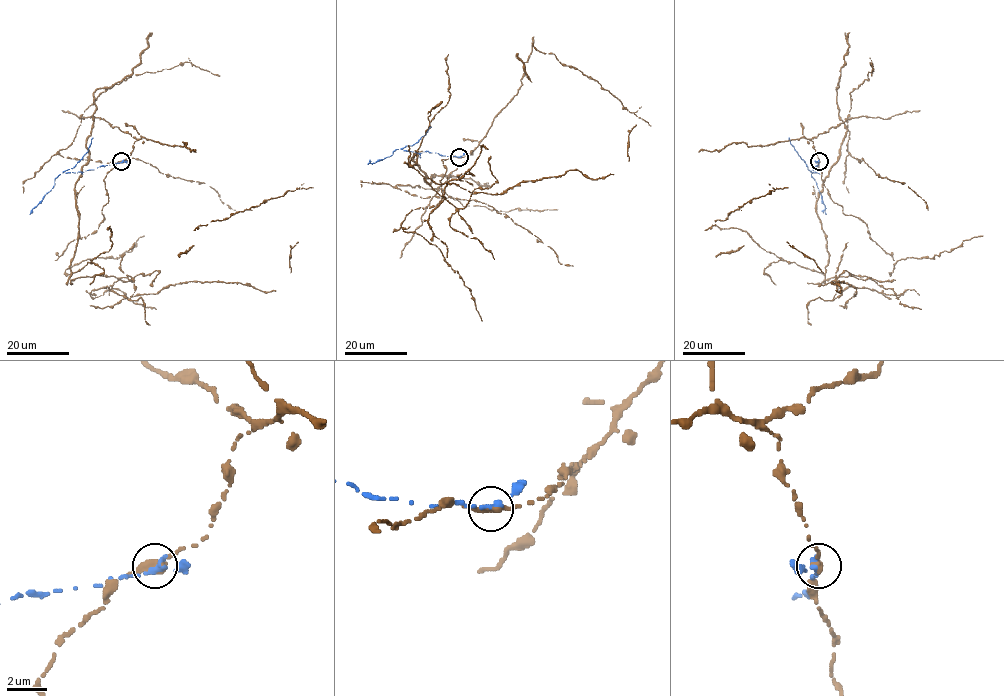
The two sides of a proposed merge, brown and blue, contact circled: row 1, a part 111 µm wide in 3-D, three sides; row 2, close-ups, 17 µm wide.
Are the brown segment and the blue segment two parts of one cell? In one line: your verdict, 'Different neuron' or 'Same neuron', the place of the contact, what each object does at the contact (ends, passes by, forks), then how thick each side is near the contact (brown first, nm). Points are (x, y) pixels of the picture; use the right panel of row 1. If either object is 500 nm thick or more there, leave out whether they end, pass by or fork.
Different neuron. Place: (819, 161). At the ring brown passes by. At the ring blue passes by. Thickness 360 nm (brown) against 240 nm

